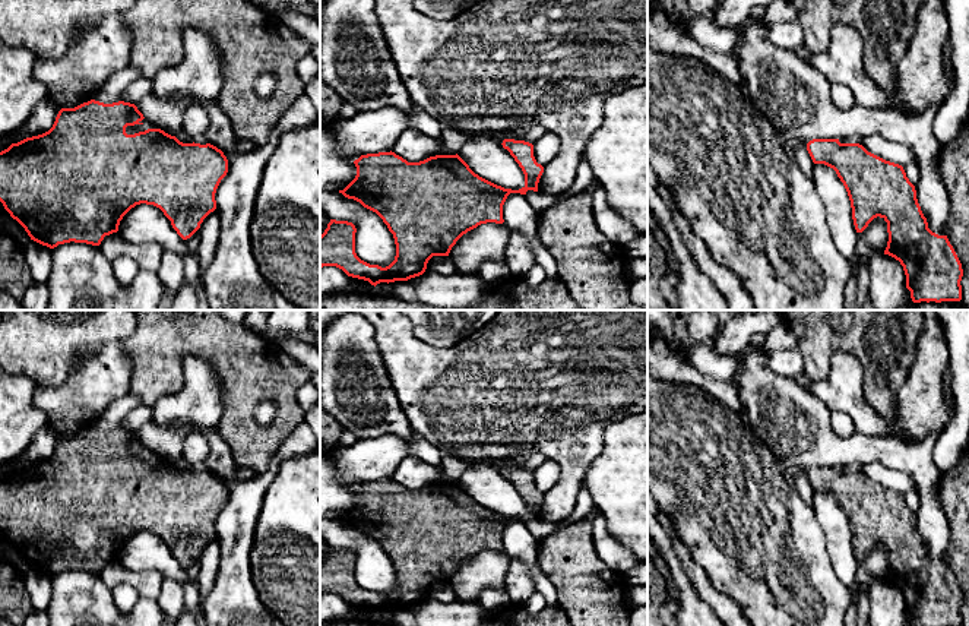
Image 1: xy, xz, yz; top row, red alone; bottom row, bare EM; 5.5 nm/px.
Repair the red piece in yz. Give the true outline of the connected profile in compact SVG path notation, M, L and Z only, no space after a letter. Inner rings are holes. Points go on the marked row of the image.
M813 139L807 151L814 164L833 168L843 183L856 233L877 216L887 222L884 254L903 266L913 303L962 300L962 263L947 235L928 228L915 186L902 165L839 139Z

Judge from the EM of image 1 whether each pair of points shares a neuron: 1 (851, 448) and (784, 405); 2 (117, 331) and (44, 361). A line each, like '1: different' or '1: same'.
1: same
2: same

